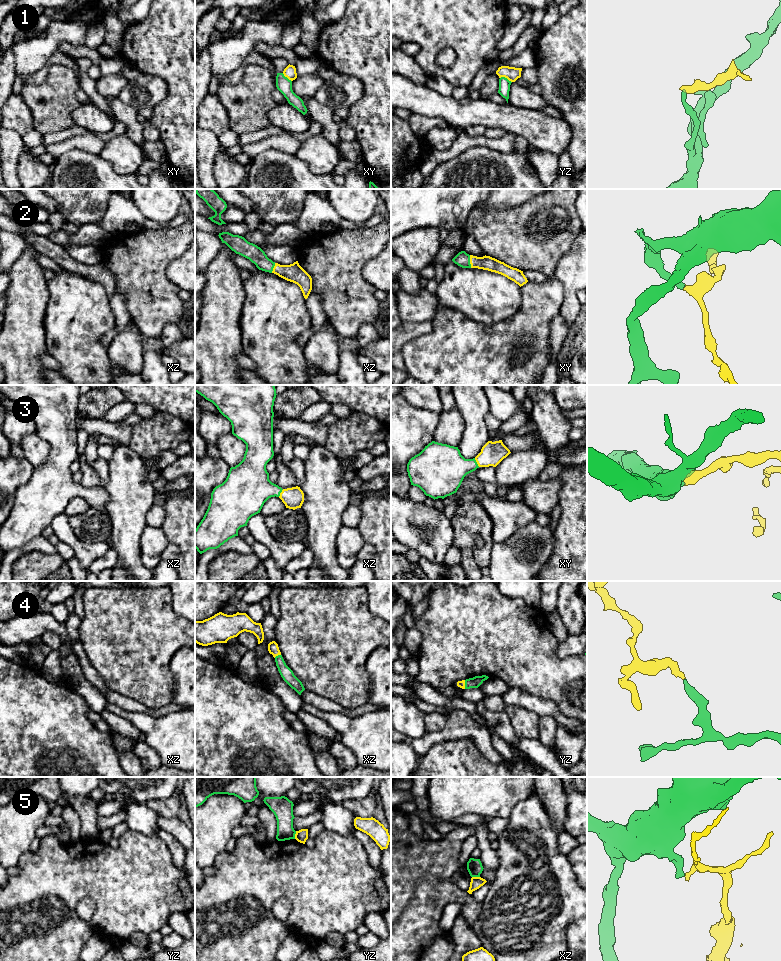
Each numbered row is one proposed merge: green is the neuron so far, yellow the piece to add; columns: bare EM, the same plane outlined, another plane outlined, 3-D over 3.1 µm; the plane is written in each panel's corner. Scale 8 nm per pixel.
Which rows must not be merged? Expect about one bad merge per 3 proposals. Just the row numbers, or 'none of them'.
1, 5

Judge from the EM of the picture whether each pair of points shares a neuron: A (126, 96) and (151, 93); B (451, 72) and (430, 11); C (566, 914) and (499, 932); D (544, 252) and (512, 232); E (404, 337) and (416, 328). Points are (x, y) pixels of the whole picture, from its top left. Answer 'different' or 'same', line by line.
A: same
B: same
C: same
D: same
E: same

